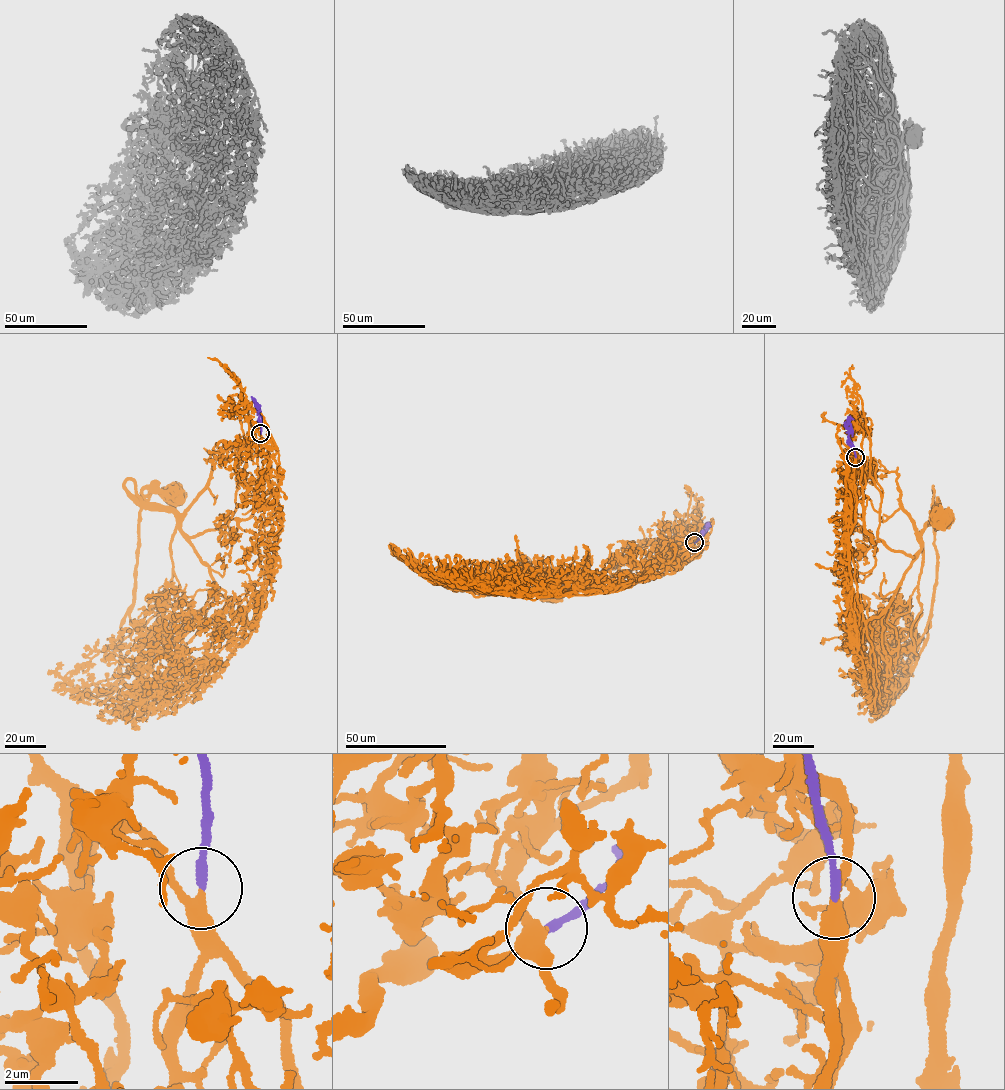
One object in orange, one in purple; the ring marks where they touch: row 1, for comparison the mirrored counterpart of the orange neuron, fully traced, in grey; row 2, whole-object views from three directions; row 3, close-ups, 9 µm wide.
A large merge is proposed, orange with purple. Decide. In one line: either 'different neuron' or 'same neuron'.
same neuron

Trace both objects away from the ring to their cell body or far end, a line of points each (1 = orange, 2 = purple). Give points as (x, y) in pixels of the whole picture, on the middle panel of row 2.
1: (694, 542), (685, 558), (638, 575), (618, 571), (567, 588), (524, 574), (544, 577), (554, 592)
2: (694, 542), (707, 530), (706, 525), (703, 527)

